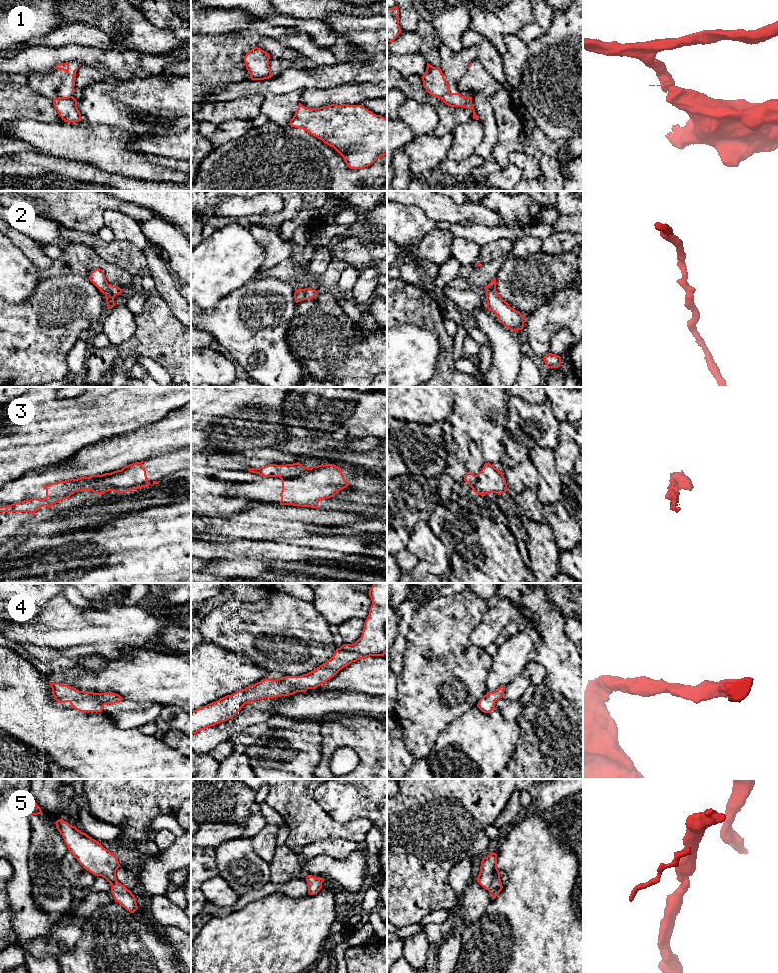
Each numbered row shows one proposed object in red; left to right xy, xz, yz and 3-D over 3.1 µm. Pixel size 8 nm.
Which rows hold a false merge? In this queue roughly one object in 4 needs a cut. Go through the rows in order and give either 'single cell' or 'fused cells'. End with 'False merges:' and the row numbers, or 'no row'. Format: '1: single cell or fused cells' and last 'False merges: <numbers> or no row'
1: fused cells
2: single cell
3: fused cells
4: single cell
5: single cell
False merges: 1, 3

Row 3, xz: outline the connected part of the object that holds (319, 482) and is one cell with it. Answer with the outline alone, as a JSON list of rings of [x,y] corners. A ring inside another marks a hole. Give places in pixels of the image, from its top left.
[[[334,464],[312,466],[299,476],[280,478],[282,491],[280,505],[318,508],[320,500],[331,498],[349,483],[340,467]]]

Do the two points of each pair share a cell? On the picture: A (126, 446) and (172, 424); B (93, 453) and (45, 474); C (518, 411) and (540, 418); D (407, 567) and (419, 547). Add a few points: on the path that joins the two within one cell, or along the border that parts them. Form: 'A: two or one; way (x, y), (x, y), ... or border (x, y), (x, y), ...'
A: one; way (137, 446), (157, 439), (161, 435)
B: one; way (81, 465), (72, 474), (57, 474)
C: one; way (523, 411), (535, 413)
D: two; border (407, 548), (419, 560)

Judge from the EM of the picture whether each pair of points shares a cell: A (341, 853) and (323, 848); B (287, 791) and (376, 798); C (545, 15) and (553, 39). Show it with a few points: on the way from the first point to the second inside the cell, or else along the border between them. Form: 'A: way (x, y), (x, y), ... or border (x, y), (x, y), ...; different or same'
A: way (337, 849), (327, 848); same
B: border (315, 789), (314, 800), (327, 813); different
C: border (554, 11), (550, 27), (541, 36), (529, 41); different

